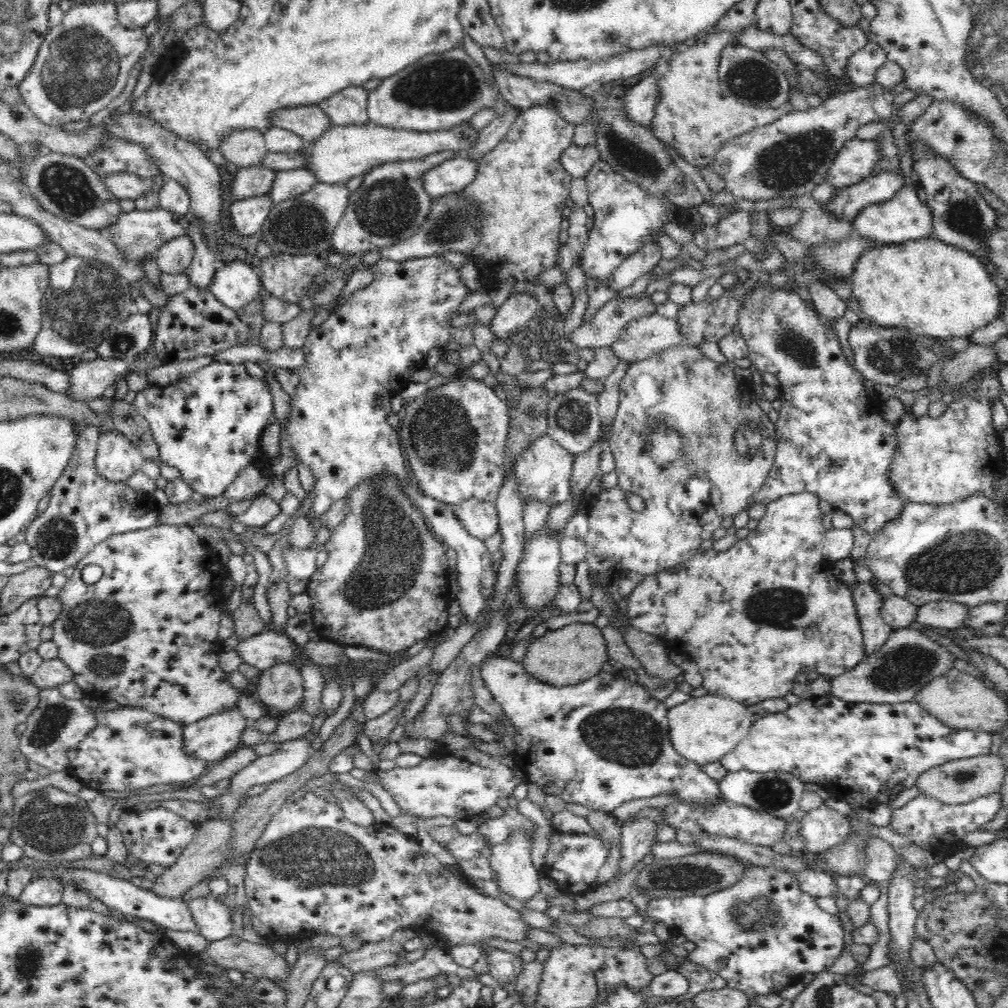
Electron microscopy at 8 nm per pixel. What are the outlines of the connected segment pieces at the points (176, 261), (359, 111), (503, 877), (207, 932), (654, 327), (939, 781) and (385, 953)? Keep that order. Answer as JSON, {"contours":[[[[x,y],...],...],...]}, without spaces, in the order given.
{"contours":[[[[185,235],[164,243],[155,253],[160,271],[167,274],[186,273],[194,256],[194,243]]],[[[348,86],[330,98],[325,98],[317,105],[331,120],[332,125],[364,124],[369,121],[367,115],[368,93],[369,91],[361,86]]],[[[516,832],[505,844],[492,846],[492,852],[488,854],[497,886],[501,888],[502,892],[506,892],[512,898],[523,903],[540,891],[538,880],[540,880],[541,871],[532,865],[534,862],[531,858],[533,835],[532,832]]],[[[213,895],[192,898],[187,902],[198,932],[210,942],[232,936],[232,911]]],[[[655,313],[626,324],[618,340],[612,344],[612,349],[621,362],[632,364],[647,360],[683,342],[684,335],[676,317],[666,318]]],[[[991,754],[951,760],[950,763],[932,768],[918,778],[916,786],[922,795],[934,797],[946,804],[968,804],[980,796],[1001,792],[1007,769],[1001,757]]],[[[404,926],[398,929],[390,939],[375,943],[366,943],[360,949],[342,955],[336,959],[338,963],[350,967],[352,974],[360,971],[375,971],[378,968],[394,965],[396,960],[405,951],[404,943],[414,938],[415,932],[412,927]]]]}

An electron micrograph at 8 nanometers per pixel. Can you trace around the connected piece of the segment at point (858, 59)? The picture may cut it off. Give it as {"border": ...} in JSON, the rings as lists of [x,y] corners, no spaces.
{"border":[[[869,40],[862,50],[848,58],[846,80],[850,87],[865,87],[874,83],[878,68],[886,61],[886,51],[880,47],[880,44]]]}

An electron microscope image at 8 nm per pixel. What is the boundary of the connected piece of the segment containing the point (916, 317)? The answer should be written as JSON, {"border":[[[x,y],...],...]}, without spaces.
{"border":[[[935,236],[862,252],[851,275],[851,286],[863,316],[870,322],[883,327],[906,326],[912,333],[958,345],[1001,314],[1002,291],[980,258]]]}

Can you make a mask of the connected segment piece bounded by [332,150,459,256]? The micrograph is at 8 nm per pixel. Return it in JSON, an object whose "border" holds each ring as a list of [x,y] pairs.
{"border":[[[440,151],[422,158],[376,166],[364,175],[363,183],[350,194],[350,202],[332,236],[338,255],[364,254],[412,238],[428,219],[433,198],[426,195],[422,177],[431,168],[459,156],[458,151]]]}

